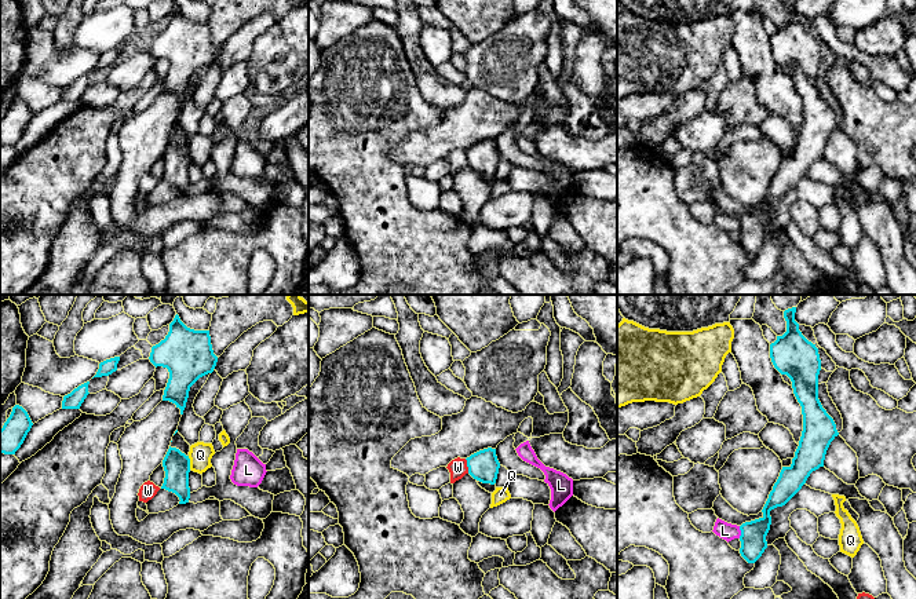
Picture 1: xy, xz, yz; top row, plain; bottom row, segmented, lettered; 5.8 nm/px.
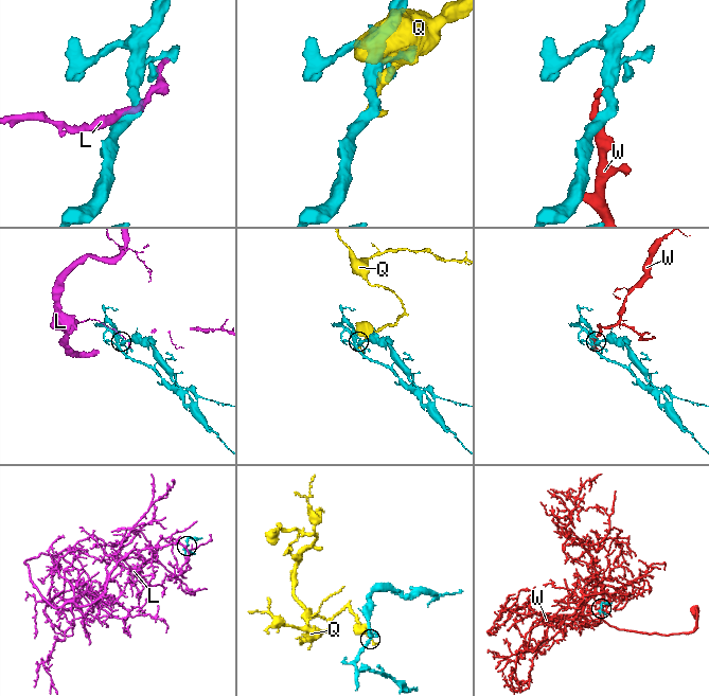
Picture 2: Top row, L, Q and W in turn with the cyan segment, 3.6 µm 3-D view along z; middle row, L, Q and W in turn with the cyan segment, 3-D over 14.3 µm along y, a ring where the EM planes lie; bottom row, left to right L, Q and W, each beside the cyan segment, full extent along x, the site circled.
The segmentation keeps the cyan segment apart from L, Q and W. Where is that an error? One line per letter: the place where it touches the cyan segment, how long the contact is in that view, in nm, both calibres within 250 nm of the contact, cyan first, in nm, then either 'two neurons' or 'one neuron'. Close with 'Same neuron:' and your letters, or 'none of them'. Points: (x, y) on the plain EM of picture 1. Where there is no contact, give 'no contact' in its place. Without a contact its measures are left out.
L: yz (741, 223) | 70 nm | 150/100 nm | two neurons
Q: xy (189, 154) | 80 nm | 160/140 nm | two neurons
W: xz (467, 157) | 90 nm | 180/110 nm | two neurons
Same neuron: none of them

